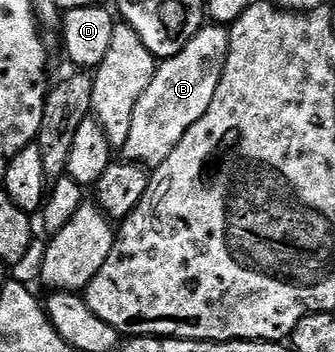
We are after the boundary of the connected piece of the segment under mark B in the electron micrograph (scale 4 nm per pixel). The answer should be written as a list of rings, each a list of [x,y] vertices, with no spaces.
[[[203,25],[180,53],[159,62],[148,89],[144,89],[144,97],[136,101],[132,130],[120,149],[123,160],[153,169],[169,157],[176,145],[180,145],[184,133],[208,113],[208,105],[212,105],[212,97],[216,97],[216,85],[220,85],[229,44],[230,33],[225,26]]]

